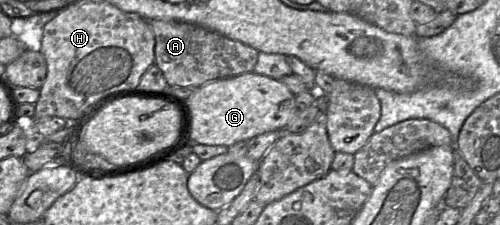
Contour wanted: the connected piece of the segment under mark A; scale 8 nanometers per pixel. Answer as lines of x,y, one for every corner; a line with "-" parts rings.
148,21
155,37
156,65
168,86
200,87
210,81
253,72
259,51
206,28
180,21

